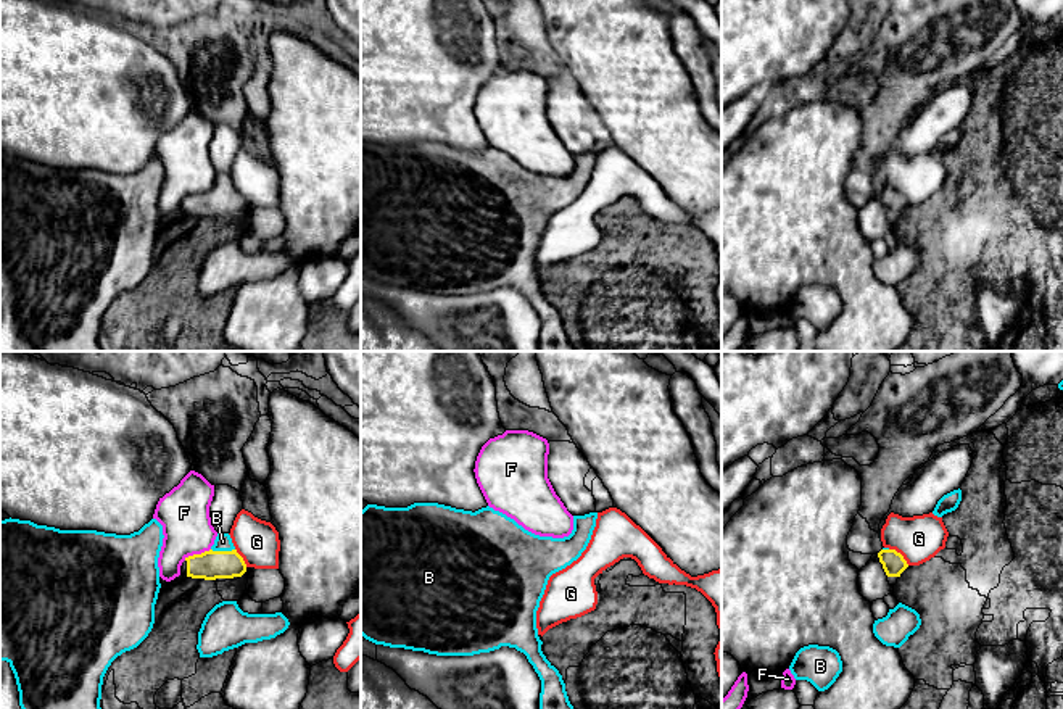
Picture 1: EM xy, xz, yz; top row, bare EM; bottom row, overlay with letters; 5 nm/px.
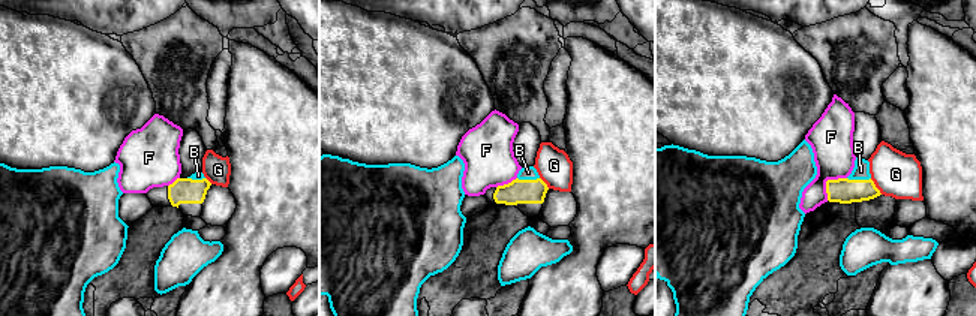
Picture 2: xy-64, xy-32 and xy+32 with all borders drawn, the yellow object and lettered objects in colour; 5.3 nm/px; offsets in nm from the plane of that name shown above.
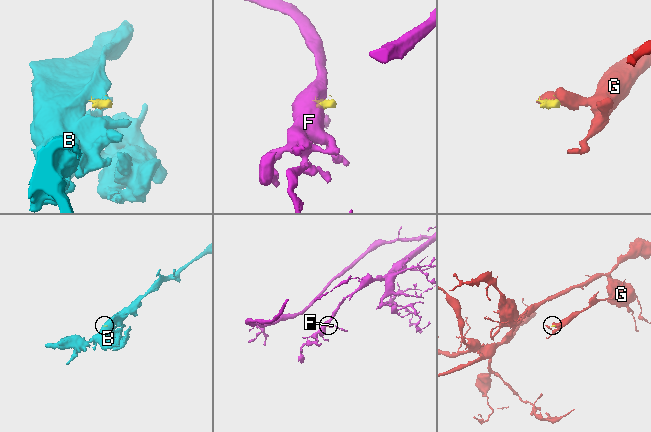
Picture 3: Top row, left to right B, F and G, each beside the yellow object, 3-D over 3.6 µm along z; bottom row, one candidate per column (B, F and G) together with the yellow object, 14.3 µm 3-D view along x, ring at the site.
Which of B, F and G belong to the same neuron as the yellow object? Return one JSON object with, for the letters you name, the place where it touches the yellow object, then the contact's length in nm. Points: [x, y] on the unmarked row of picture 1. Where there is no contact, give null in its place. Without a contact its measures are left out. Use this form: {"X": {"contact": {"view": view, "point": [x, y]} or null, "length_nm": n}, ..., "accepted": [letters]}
{"B": {"contact": {"view": "xy", "point": [223, 190]}, "length_nm": 120}, "accepted": ["B"]}

